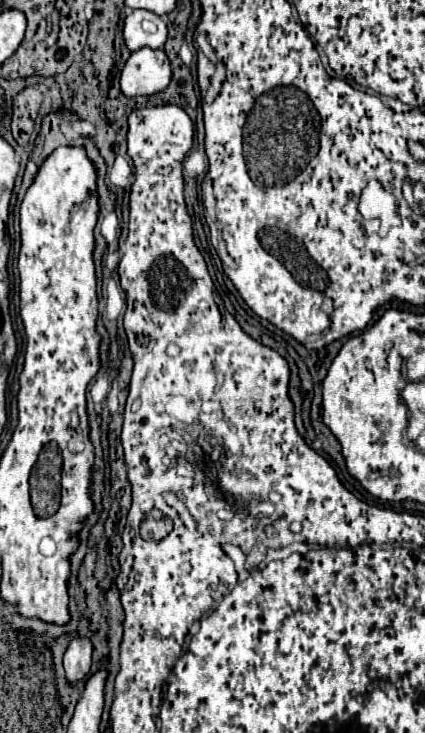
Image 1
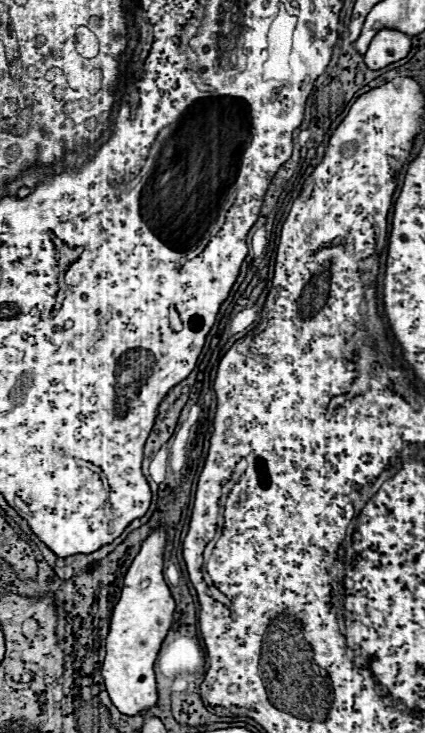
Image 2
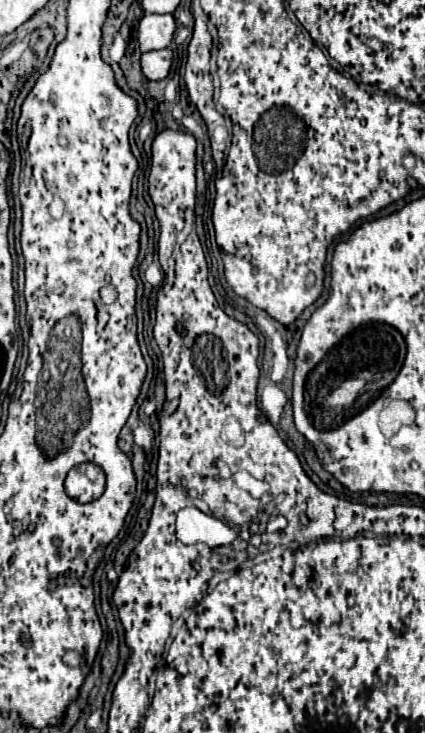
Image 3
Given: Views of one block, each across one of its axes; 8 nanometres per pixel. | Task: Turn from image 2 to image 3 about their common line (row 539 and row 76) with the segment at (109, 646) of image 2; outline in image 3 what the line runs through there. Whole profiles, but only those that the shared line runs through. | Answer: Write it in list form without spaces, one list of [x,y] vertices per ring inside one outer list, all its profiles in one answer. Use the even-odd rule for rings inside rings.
[[[152,50],[142,54],[142,72],[148,80],[162,80],[168,76],[172,64],[172,50]]]

